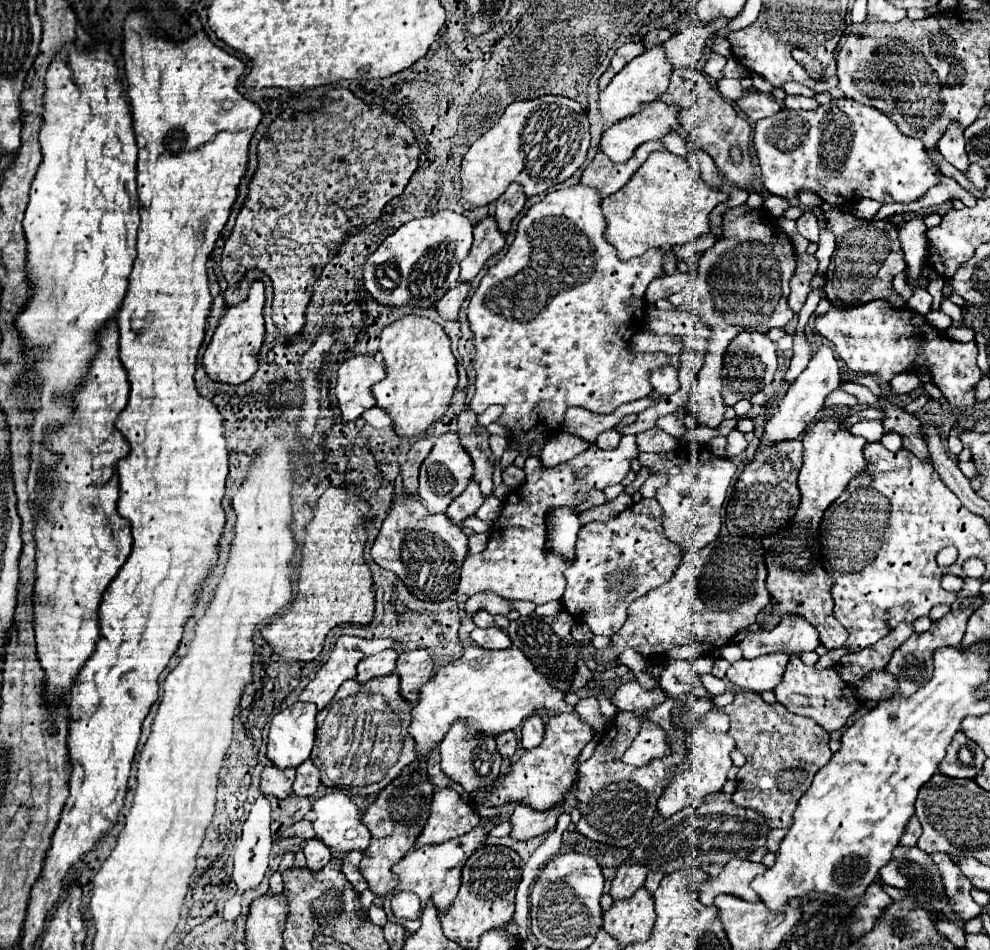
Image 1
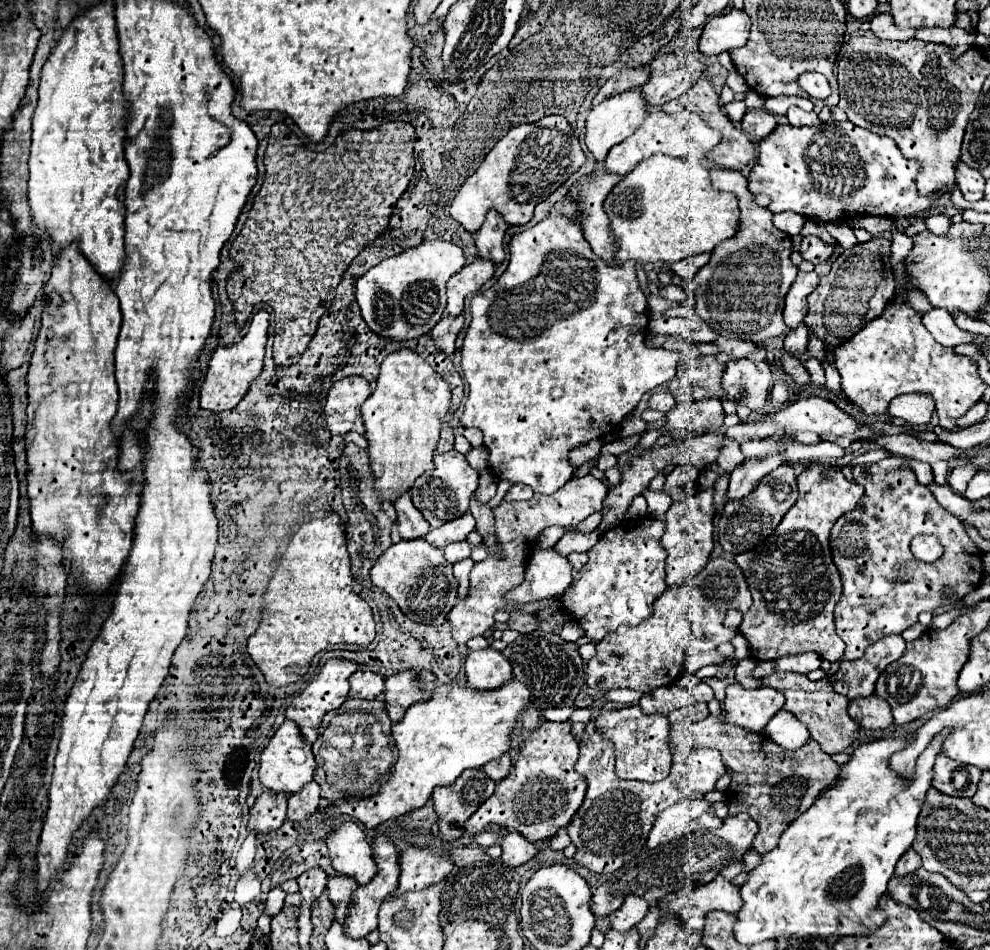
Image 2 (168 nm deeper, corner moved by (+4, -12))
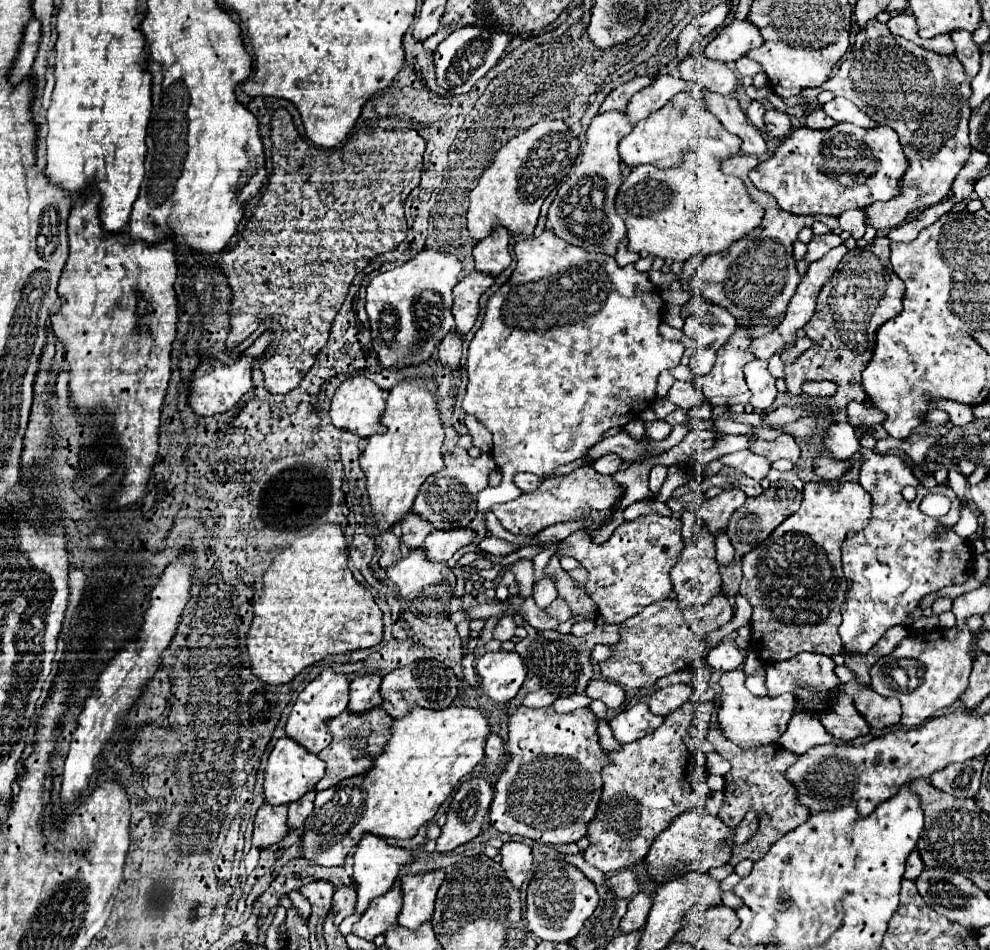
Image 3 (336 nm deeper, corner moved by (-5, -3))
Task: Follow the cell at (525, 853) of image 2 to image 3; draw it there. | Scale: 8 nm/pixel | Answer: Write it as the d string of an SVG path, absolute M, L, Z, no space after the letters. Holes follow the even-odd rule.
M509 841L501 847L501 865L513 887L521 887L533 865L533 851L521 841Z

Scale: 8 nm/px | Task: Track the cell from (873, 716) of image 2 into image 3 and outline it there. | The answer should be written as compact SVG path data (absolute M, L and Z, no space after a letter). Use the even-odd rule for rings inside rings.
M853 681L845 683L843 689L855 697L855 707L857 711L865 717L865 721L875 727L875 729L883 729L889 725L899 723L901 719L901 703L895 697L883 697L879 693L875 693L873 689L863 689L863 687L855 687Z

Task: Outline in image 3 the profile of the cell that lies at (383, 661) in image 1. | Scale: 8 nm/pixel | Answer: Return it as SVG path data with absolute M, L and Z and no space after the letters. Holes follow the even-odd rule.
M357 675L351 681L351 691L349 691L349 711L361 713L367 711L371 707L381 705L381 693L379 693L379 685L381 685L381 675Z

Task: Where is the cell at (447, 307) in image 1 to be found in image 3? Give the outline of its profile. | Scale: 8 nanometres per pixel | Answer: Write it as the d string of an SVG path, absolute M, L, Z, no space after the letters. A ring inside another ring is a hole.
M449 331L449 333L441 339L441 343L439 343L439 347L437 347L437 359L439 359L441 363L445 363L445 365L457 369L457 367L459 367L459 361L461 361L461 343L463 343L461 335L459 335L457 331Z

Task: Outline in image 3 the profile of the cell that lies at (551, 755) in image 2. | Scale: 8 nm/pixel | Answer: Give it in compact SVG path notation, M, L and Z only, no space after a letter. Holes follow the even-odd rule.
M519 707L509 717L507 753L511 761L503 767L489 807L491 827L501 833L529 837L547 845L575 843L595 817L601 795L601 769L607 755L599 745L595 715L589 707L561 715L551 707Z

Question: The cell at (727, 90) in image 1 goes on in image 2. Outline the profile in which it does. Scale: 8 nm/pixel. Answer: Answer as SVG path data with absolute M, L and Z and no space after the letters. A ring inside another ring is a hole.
M734 100L734 102L726 104L726 106L724 106L724 110L726 110L726 114L728 114L734 122L738 122L738 120L742 120L742 116L746 114L746 104L744 104L744 102Z

